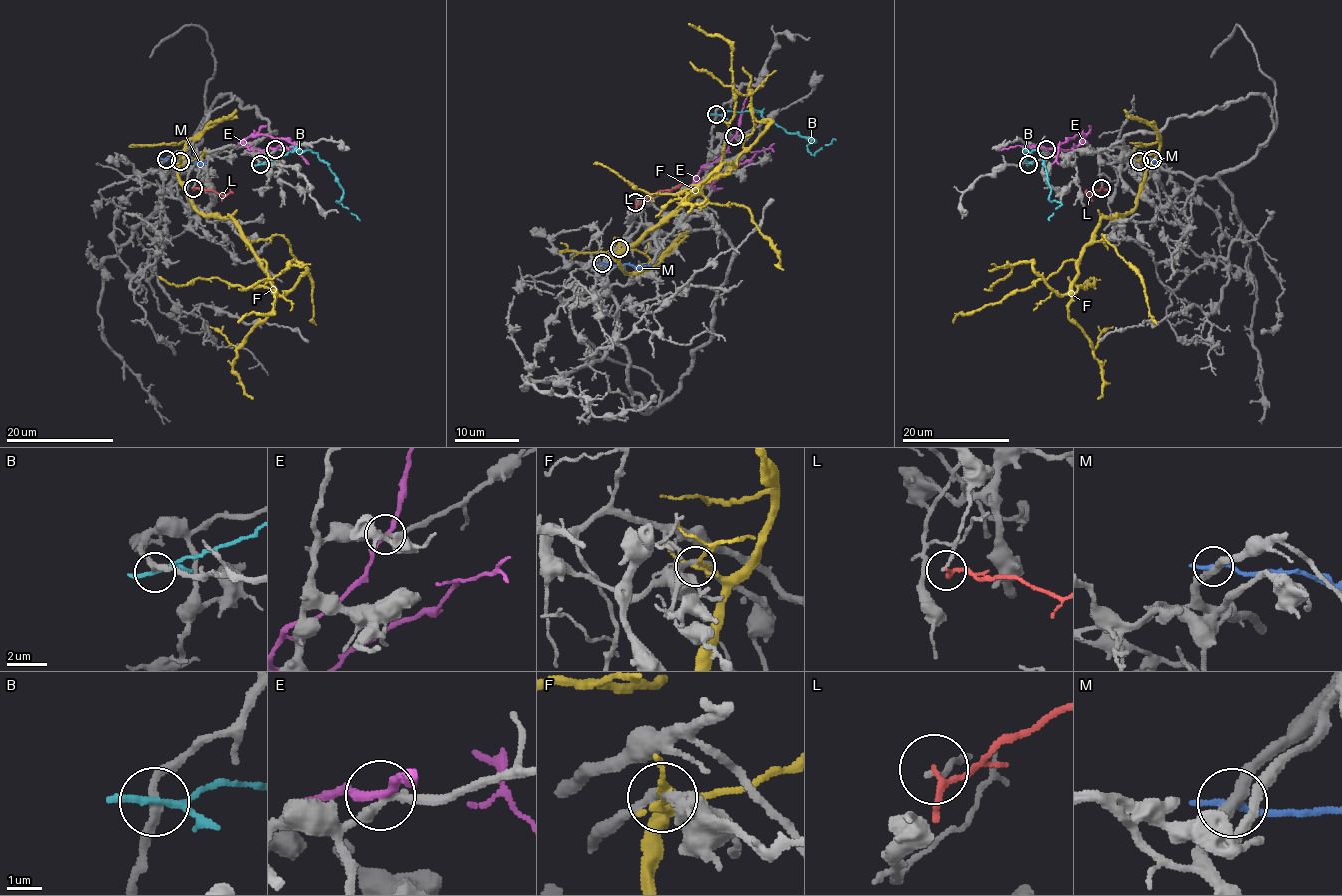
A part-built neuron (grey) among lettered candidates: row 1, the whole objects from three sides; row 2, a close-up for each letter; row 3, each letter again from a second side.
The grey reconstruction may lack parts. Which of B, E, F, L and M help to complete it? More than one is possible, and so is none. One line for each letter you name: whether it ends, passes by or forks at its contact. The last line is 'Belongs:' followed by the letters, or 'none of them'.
E: it passes by
Belongs: E

